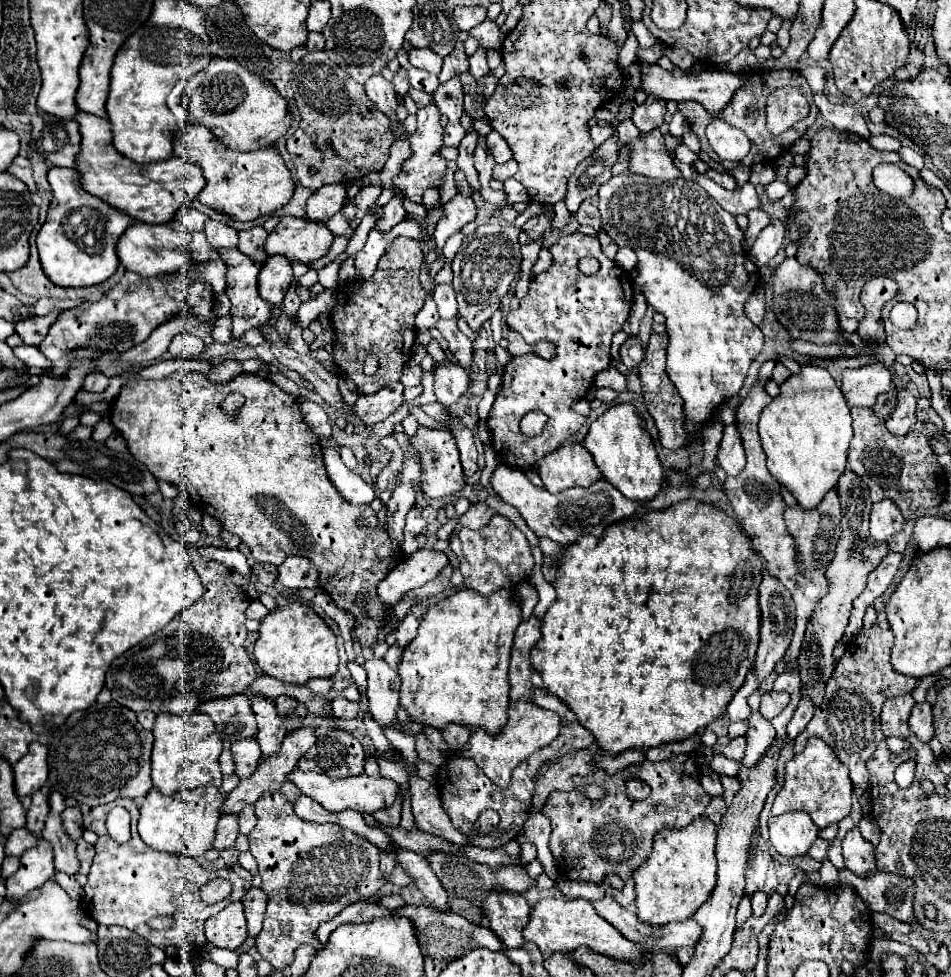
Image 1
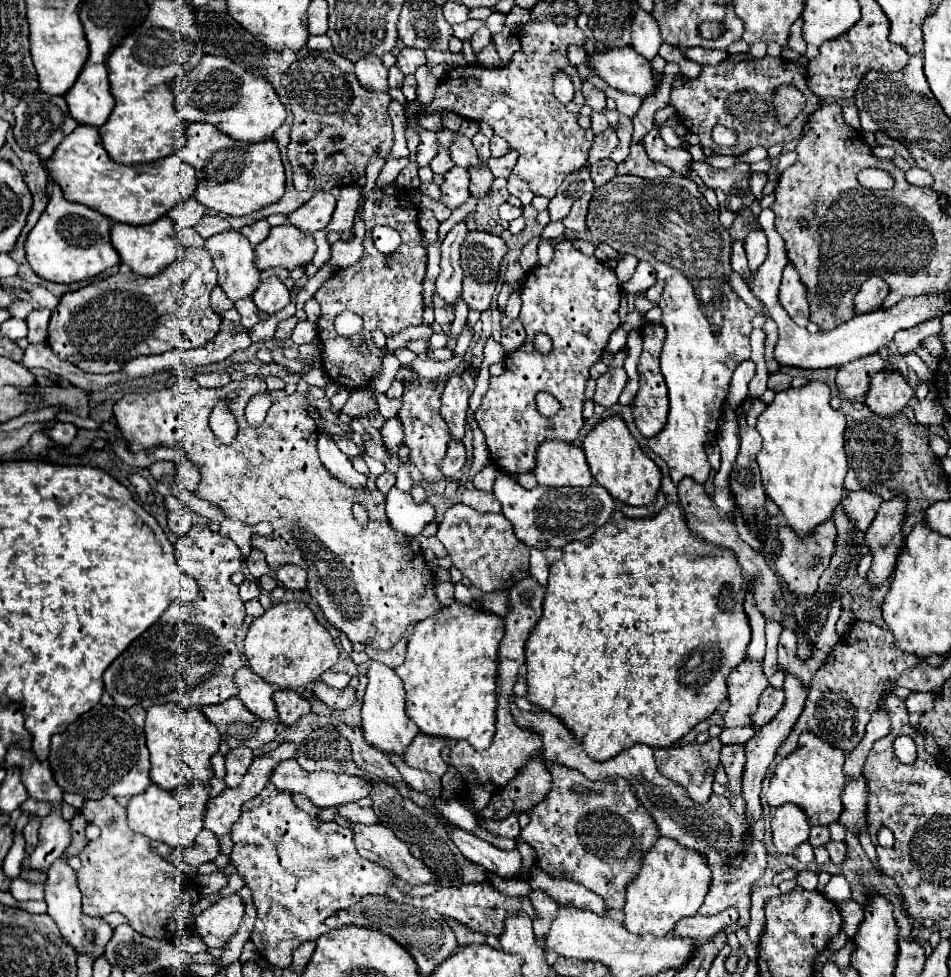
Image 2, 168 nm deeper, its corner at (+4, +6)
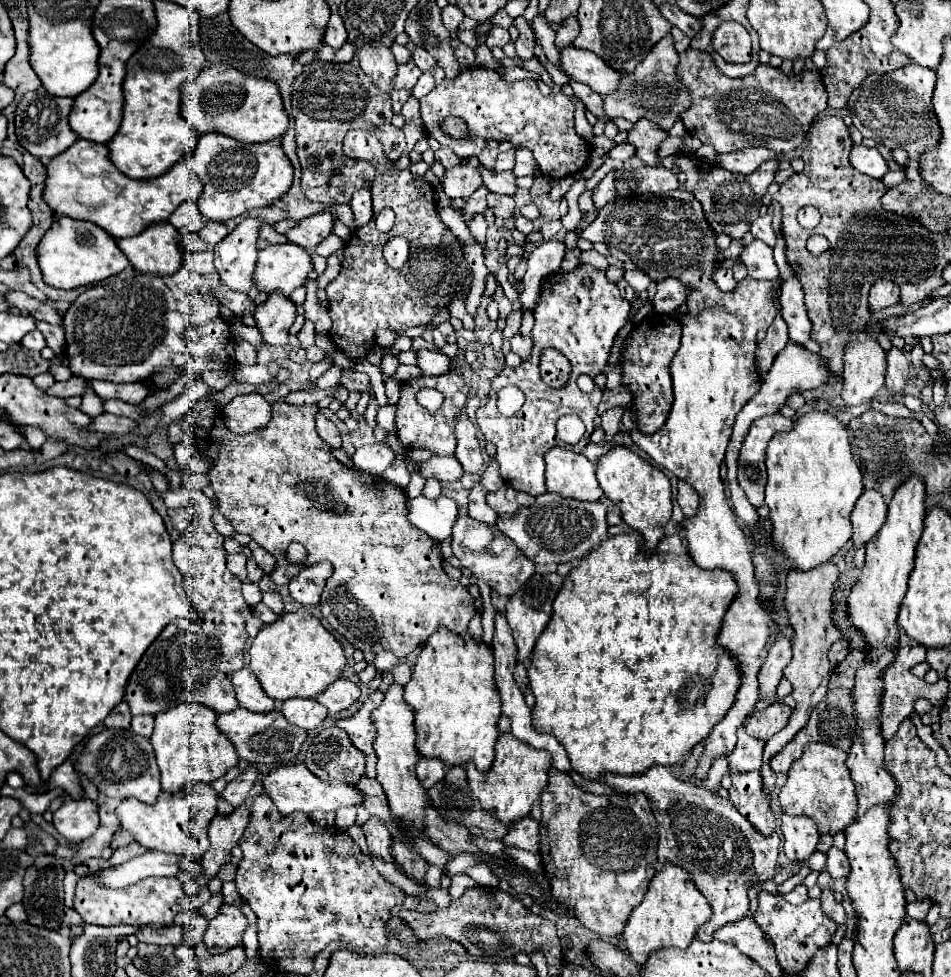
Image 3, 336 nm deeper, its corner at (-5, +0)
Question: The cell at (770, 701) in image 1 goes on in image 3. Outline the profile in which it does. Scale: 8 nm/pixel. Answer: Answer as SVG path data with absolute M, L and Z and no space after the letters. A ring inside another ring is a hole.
M774 702L762 712L754 712L746 720L746 730L762 740L770 740L776 732L780 732L790 718L790 708L784 702Z

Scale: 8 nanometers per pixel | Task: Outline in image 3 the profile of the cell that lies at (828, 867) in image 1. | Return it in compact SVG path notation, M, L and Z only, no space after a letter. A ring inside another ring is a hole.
M824 888L820 900L822 900L822 910L824 910L834 922L846 924L846 912L844 912L844 906L842 906L842 902L838 902L838 900L834 898L834 890Z

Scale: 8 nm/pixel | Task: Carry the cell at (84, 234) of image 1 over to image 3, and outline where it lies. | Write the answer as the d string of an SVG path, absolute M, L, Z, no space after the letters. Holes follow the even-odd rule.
M60 216L50 226L50 230L44 234L36 248L36 256L44 282L62 290L72 290L78 286L100 282L108 276L122 272L130 264L122 250L116 246L116 238L112 238L106 230L92 222L74 220L70 216Z

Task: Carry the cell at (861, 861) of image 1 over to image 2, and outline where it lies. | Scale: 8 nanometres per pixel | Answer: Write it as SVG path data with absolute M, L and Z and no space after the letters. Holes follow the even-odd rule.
M827 842L825 844L825 848L827 848L827 852L829 852L829 858L831 858L831 862L833 864L841 864L843 860L845 860L845 856L847 856L847 846L845 846L845 842Z

